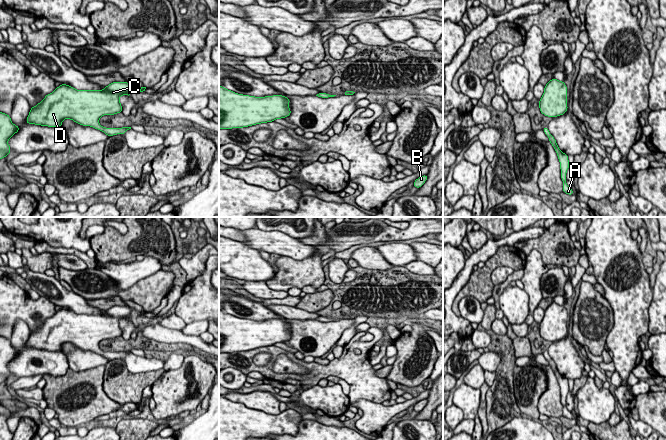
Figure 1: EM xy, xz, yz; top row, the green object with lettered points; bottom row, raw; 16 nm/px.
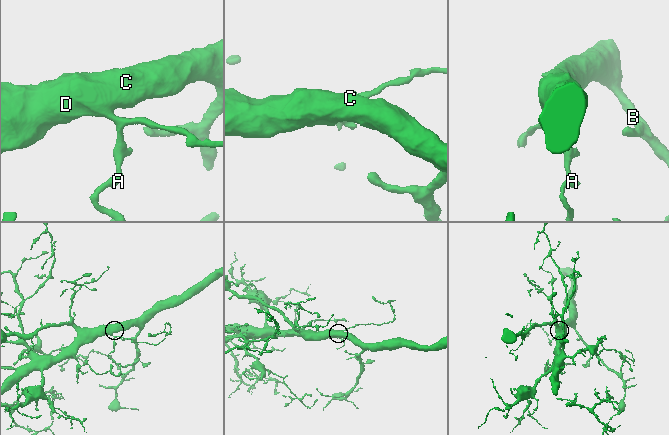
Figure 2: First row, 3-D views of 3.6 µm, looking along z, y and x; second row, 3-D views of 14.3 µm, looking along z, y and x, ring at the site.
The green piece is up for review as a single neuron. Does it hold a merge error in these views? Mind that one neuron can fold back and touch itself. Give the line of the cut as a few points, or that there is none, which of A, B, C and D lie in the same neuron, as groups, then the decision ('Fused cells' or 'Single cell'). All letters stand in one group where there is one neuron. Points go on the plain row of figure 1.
No split. Groups: A B C D. Single cell

